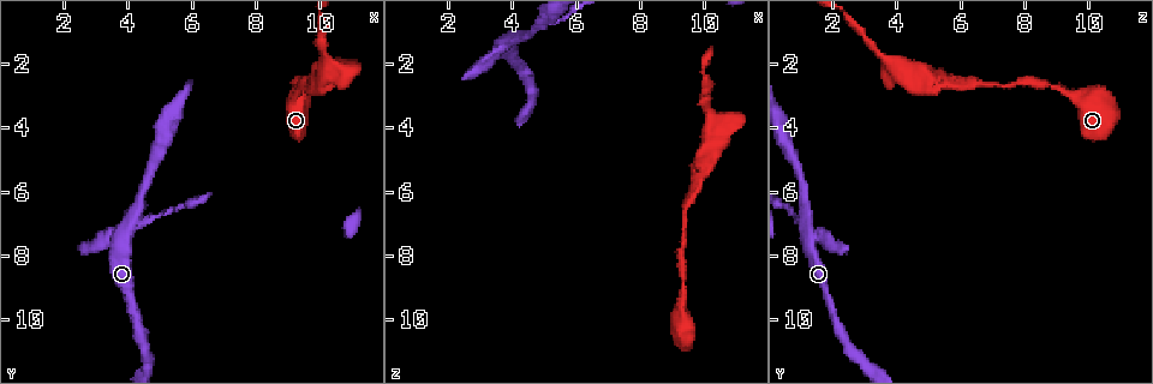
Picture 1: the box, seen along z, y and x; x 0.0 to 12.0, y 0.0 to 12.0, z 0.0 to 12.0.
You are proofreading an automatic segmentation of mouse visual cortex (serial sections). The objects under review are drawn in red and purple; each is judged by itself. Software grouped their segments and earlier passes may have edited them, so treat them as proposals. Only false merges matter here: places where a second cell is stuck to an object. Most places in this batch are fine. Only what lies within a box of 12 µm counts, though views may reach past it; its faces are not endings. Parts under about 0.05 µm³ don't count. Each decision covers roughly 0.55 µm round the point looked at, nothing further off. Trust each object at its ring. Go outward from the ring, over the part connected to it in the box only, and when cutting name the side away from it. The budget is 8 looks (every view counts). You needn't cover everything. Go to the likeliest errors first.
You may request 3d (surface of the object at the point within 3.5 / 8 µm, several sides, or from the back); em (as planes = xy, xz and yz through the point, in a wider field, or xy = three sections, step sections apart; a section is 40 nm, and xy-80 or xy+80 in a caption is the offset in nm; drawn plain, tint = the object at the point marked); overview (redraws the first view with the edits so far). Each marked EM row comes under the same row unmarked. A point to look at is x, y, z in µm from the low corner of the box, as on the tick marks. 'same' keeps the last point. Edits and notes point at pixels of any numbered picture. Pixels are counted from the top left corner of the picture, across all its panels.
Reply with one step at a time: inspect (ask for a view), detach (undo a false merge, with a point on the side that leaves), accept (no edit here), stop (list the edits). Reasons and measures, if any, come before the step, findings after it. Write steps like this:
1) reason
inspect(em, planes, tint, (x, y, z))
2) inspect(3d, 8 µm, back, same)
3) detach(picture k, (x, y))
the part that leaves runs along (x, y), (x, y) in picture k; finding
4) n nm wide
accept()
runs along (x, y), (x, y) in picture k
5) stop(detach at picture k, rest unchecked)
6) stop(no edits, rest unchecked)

side arm on a straight run
inspect(3d, 3.5 µm, (4.0, 6.9, 1.1))

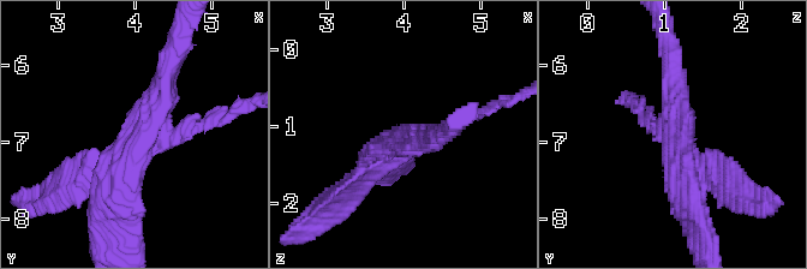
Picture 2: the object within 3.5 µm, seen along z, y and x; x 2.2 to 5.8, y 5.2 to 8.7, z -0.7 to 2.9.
detach(picture 2, (344, 190))
a second cell is stuck on

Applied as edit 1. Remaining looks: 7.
thin neck
inspect(3d, 3.5 µm, (9.3, 2.7, 8.9))

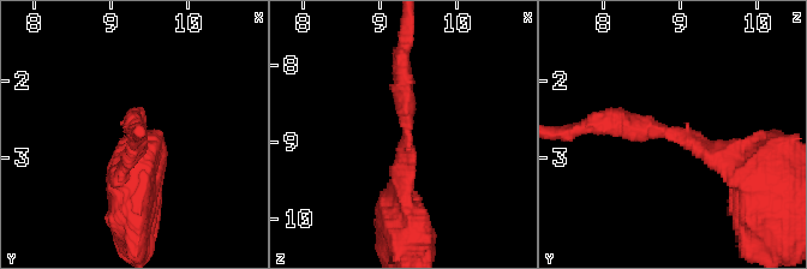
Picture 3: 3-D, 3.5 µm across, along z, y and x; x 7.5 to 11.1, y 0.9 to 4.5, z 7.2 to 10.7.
inspect(em, xy, step 2, tint, (9.30, 2.70, 8.90))

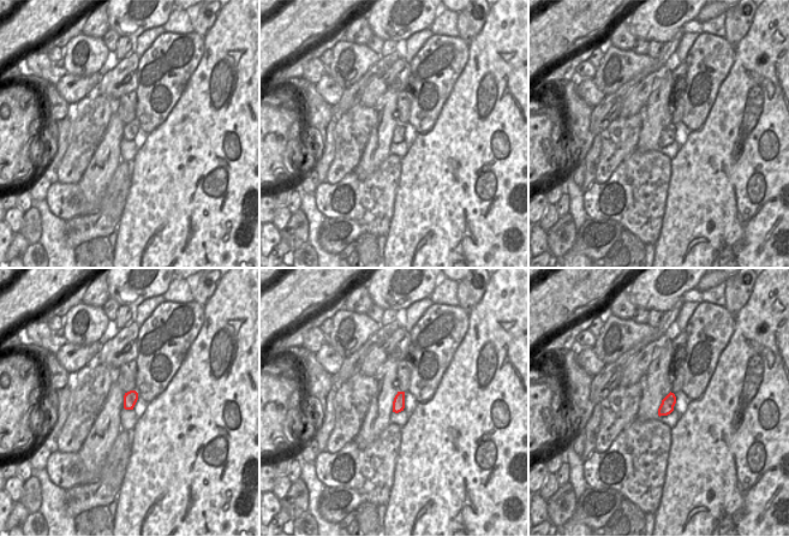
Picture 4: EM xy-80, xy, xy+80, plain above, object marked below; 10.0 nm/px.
accept()
runs along (742, 165), (657, 127), (592, 124) in picture 3; all the same cell

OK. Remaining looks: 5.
arms part here
inspect(3d, 8 µm, (9.7, 2.6, 5.7))

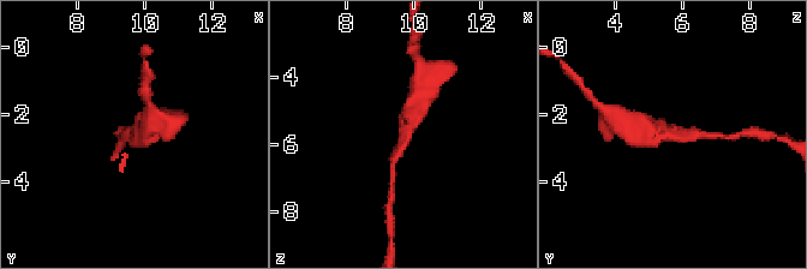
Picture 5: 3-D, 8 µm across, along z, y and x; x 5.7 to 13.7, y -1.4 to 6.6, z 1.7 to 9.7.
3 arms; arms of 200, 250, 300 nm; now the EM
inspect(em, xy, step 1, tint, (9.7, 2.6, 5.7))

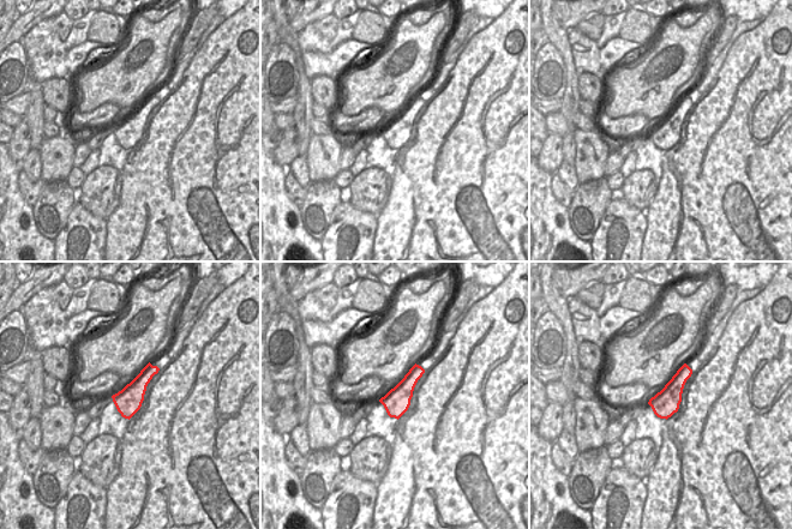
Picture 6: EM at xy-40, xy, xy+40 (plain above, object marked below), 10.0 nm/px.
accept()
runs along (393, 162), (414, 106) in picture 5; all the same cell

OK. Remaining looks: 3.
stop(detach at picture 2, rest unchecked)

